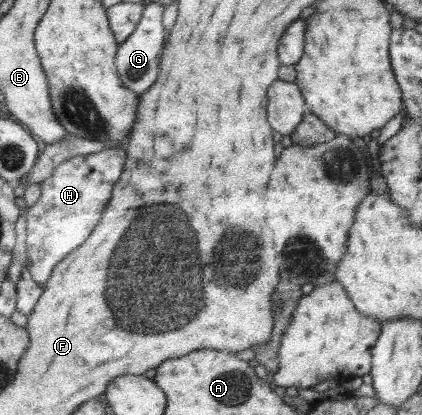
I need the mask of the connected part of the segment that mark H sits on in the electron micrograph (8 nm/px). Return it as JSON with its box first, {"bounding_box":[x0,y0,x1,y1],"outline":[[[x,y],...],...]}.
{"bounding_box":[24,147,128,285],"outline":[[[125,147],[107,148],[95,154],[75,156],[60,163],[53,175],[41,183],[41,196],[36,203],[24,211],[26,218],[26,245],[27,245],[27,269],[32,278],[41,285],[50,281],[54,269],[70,253],[81,247],[99,222],[103,212],[106,211],[114,196],[116,183],[122,178],[123,170],[126,169],[128,153]]]}

